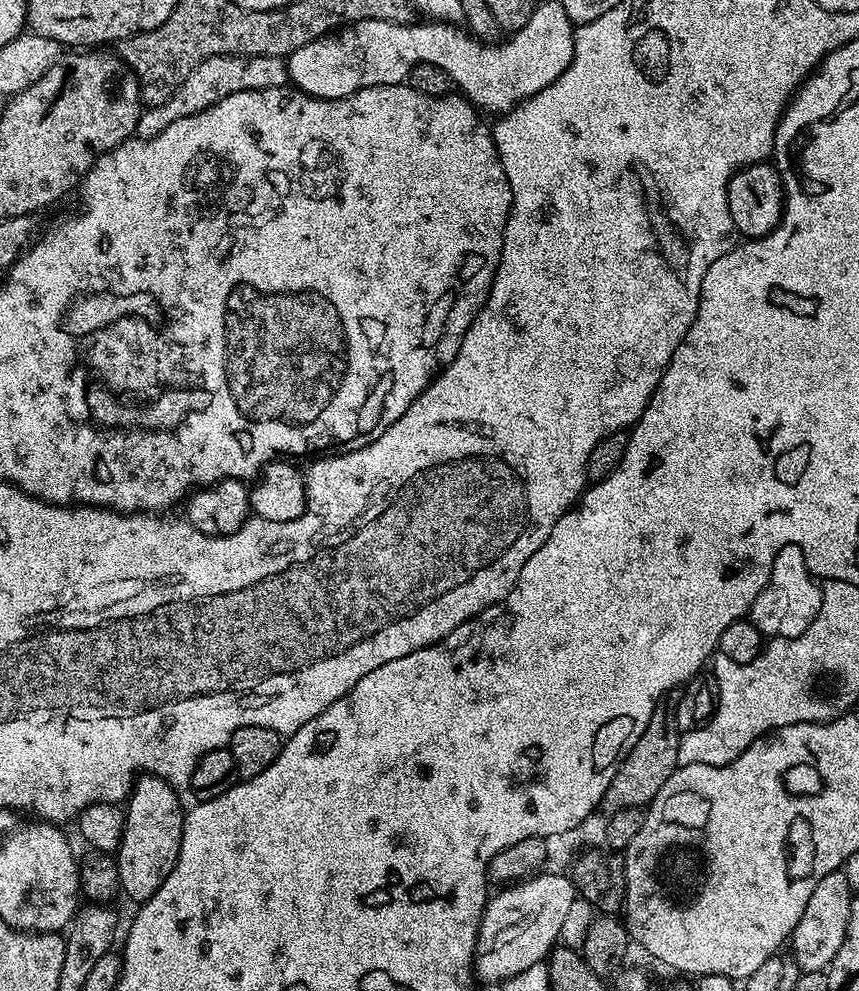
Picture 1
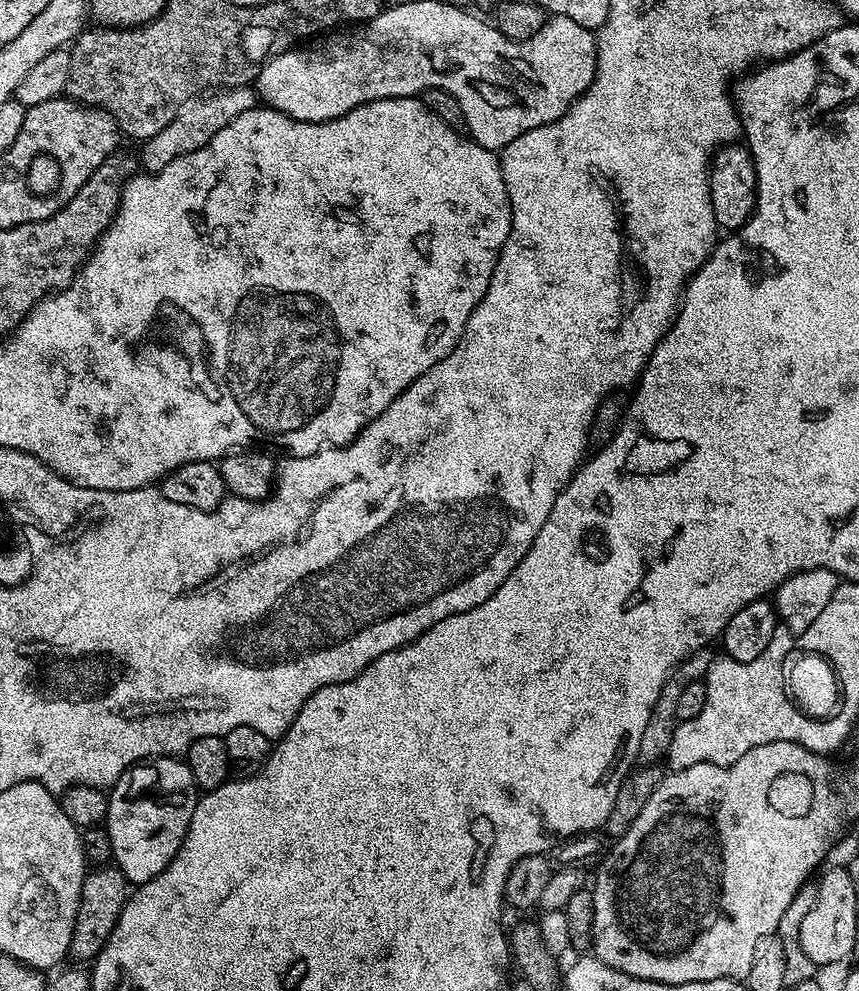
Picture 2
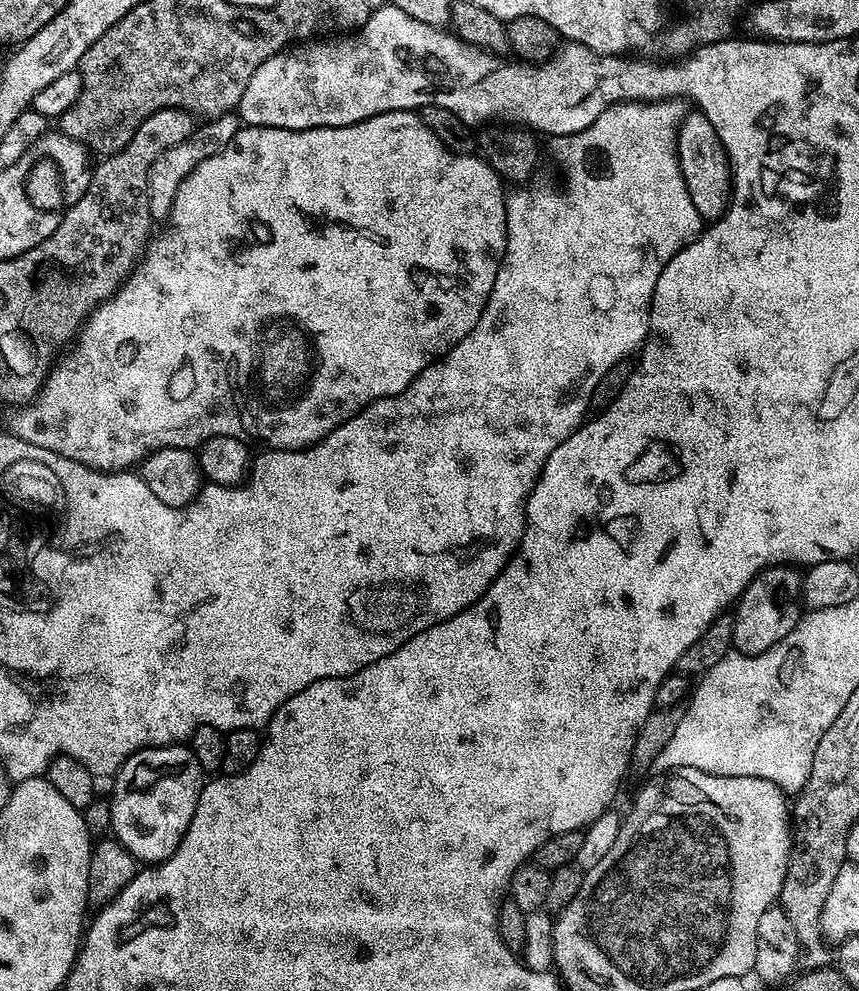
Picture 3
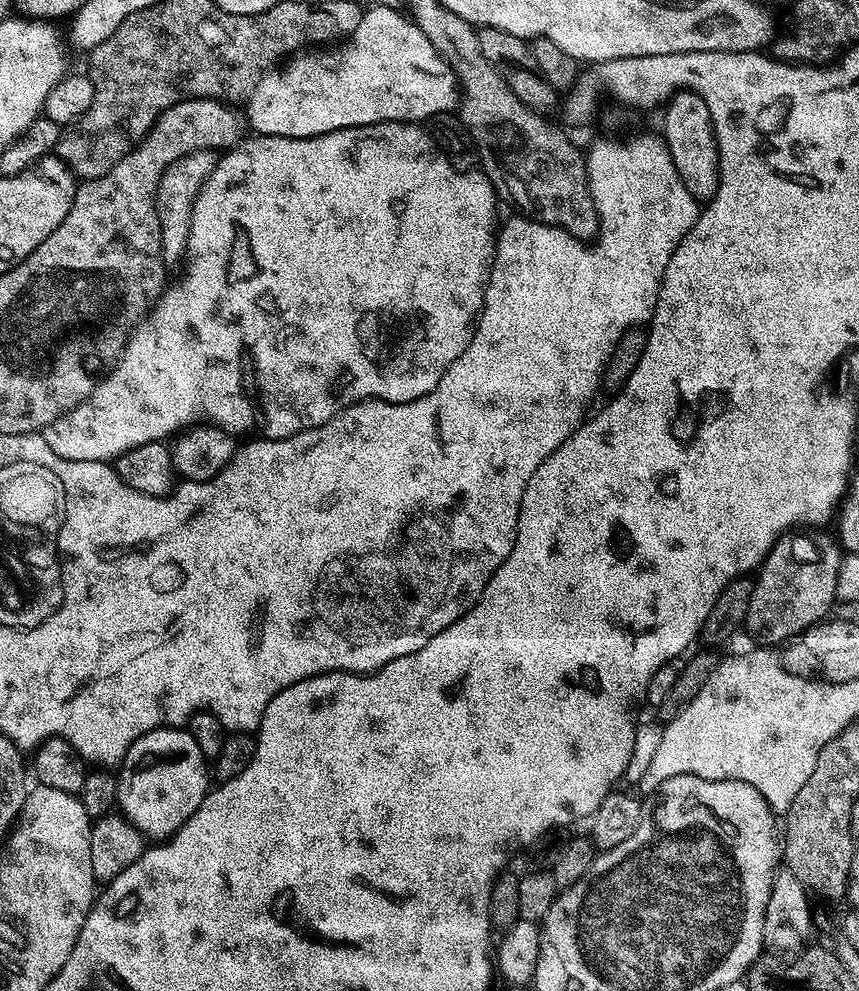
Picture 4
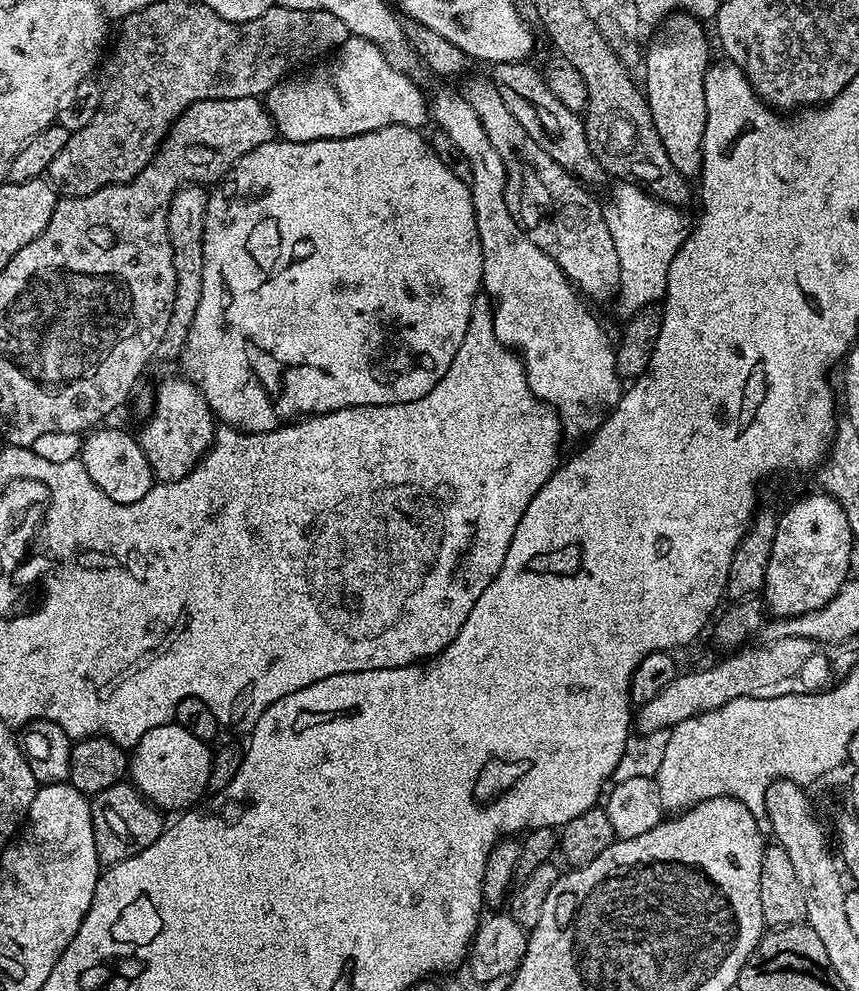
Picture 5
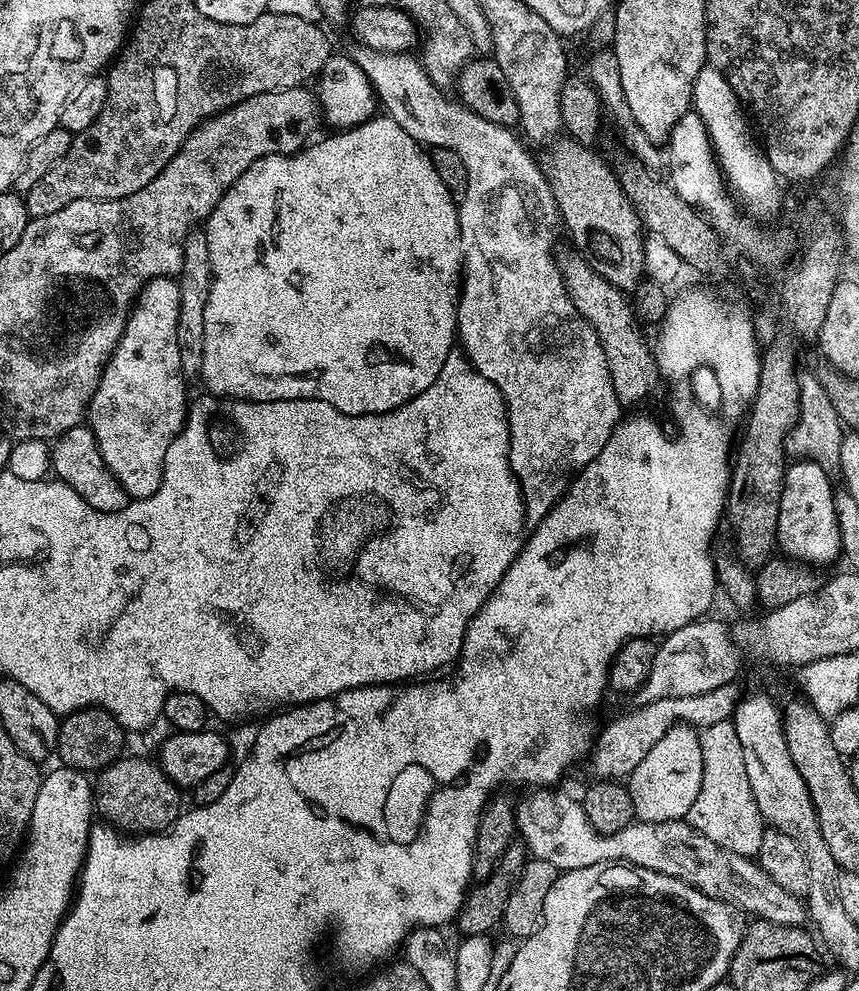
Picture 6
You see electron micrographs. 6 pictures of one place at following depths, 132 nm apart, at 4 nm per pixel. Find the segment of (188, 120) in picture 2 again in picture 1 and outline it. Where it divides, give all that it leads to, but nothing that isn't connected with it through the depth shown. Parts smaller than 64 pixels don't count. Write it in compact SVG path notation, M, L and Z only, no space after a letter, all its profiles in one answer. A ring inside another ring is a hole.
M211 56L196 65L188 77L176 88L176 92L166 102L145 107L140 113L140 120L136 123L135 135L144 140L154 138L170 126L170 122L178 122L178 118L186 118L214 106L222 98L242 90L262 90L264 88L282 88L286 84L286 64L278 56Z

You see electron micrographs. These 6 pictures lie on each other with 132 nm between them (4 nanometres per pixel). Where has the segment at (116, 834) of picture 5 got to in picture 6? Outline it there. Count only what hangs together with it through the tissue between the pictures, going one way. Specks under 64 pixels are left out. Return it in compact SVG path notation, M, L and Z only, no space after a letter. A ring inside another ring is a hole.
M125 754L99 773L94 784L94 808L105 821L124 834L155 834L176 823L182 815L181 789L155 759Z

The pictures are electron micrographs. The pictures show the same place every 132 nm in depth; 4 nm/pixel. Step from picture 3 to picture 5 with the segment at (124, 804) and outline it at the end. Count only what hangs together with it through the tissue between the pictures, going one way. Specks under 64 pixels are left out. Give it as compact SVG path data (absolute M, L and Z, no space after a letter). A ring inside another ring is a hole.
M173 722L154 726L154 730L142 734L135 748L131 749L131 783L135 784L136 789L151 804L165 813L187 810L209 791L212 754L213 749L205 741L194 738L194 734L190 734L190 730L186 730L181 724Z

